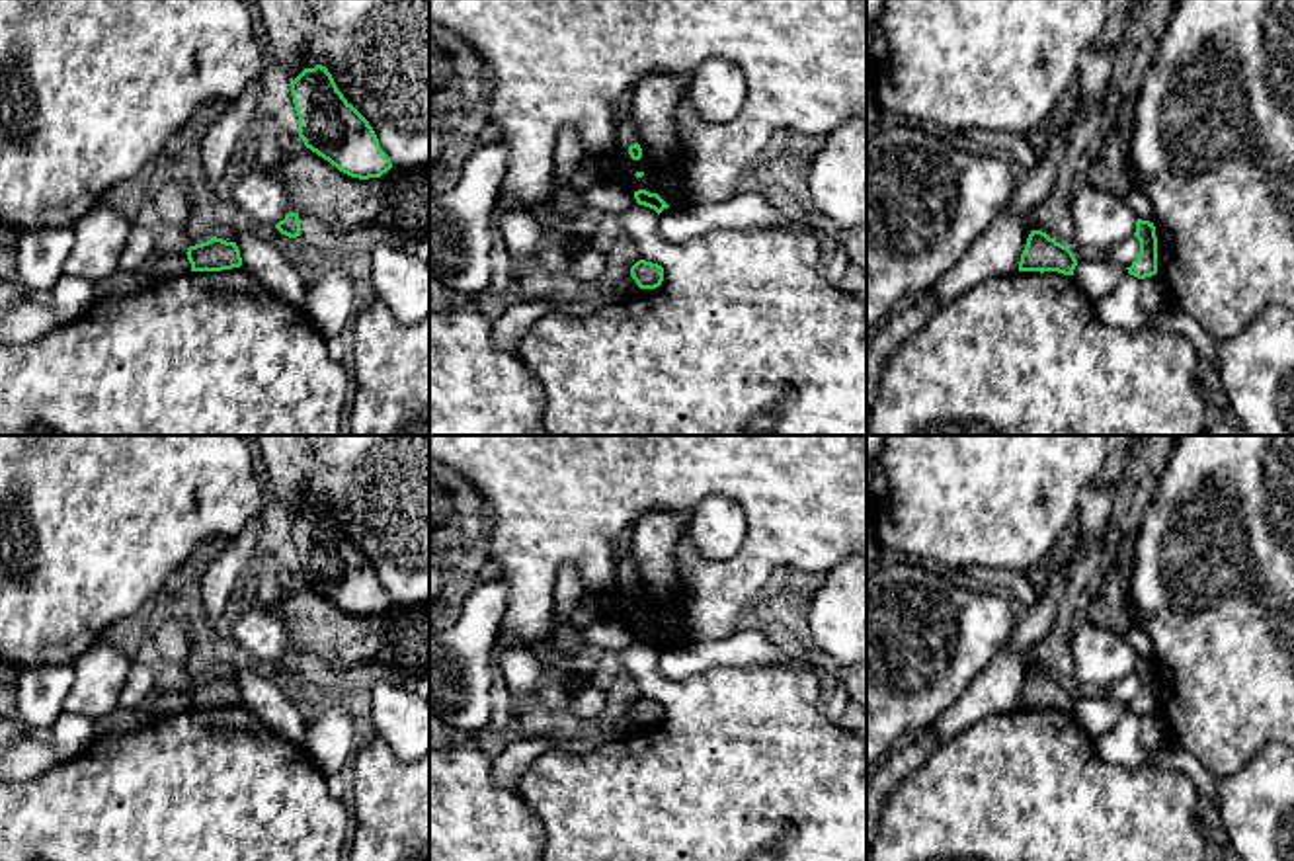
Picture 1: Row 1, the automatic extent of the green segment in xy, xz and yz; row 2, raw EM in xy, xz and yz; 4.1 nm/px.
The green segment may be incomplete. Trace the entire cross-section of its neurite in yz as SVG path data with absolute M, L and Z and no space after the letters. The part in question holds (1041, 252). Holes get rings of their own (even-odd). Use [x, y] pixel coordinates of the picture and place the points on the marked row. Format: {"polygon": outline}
{"polygon": "M1031 230L1021 254L1019 271L1058 271L1073 275L1075 266L1077 260L1068 246L1056 242L1042 230Z"}

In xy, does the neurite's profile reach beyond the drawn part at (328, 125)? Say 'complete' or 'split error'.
complete

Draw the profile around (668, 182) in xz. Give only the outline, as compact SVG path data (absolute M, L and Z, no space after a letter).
M615 144L607 154L595 156L601 170L607 174L609 184L627 187L632 195L638 189L658 193L669 207L666 211L677 211L691 205L685 187L685 154L683 150L669 166L658 164L642 150L640 160L632 160L628 146Z

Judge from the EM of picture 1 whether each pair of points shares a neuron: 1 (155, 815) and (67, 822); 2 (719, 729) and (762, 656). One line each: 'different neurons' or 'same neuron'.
1: same neuron
2: different neurons

